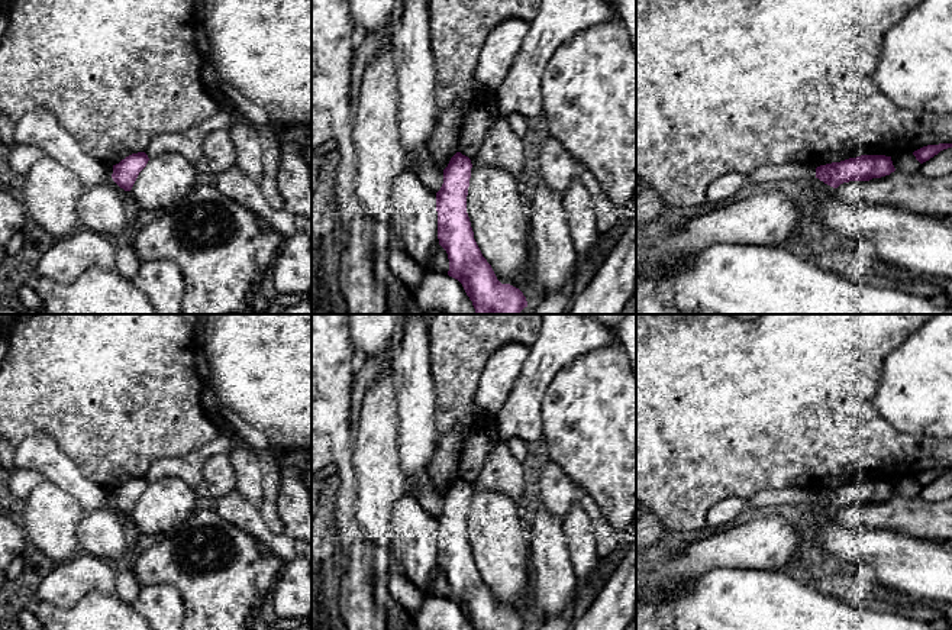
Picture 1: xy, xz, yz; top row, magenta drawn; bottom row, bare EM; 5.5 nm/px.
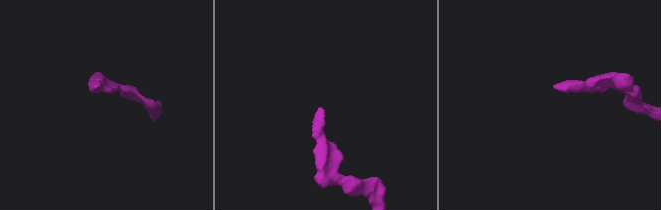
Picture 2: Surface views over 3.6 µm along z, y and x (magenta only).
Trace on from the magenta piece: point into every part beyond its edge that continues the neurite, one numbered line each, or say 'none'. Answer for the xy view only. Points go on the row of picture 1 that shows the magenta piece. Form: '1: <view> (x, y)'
none

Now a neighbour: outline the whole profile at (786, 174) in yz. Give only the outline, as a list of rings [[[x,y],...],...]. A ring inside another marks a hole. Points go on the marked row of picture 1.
[[[804,164],[767,165],[752,171],[746,178],[756,187],[797,185],[816,177],[816,168]]]

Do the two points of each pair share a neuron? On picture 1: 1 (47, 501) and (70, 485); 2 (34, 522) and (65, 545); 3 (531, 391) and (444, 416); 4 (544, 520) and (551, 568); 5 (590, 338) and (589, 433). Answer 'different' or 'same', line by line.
1: different
2: same
3: different
4: same
5: different

